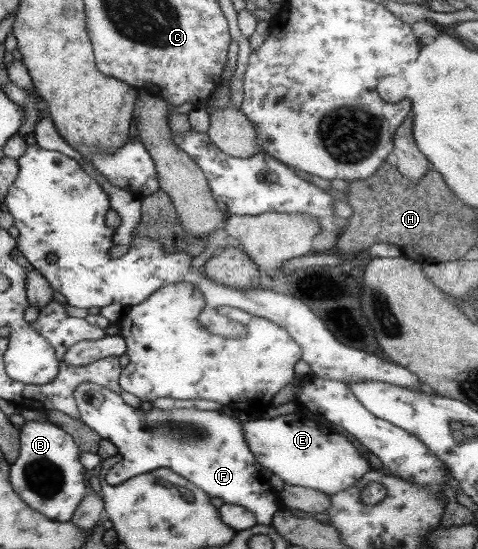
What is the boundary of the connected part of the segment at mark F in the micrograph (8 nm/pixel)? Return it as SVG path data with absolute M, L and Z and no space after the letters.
M89 381L79 384L74 389L73 397L78 409L78 418L100 439L109 441L121 454L120 463L113 464L103 478L109 485L117 485L134 475L157 468L165 468L180 475L211 498L219 498L224 504L243 506L253 513L257 525L269 526L273 512L282 507L278 502L276 490L269 482L272 473L256 462L245 444L241 421L215 411L199 411L193 408L161 411L152 407L150 411L143 411L127 405L116 393Z

